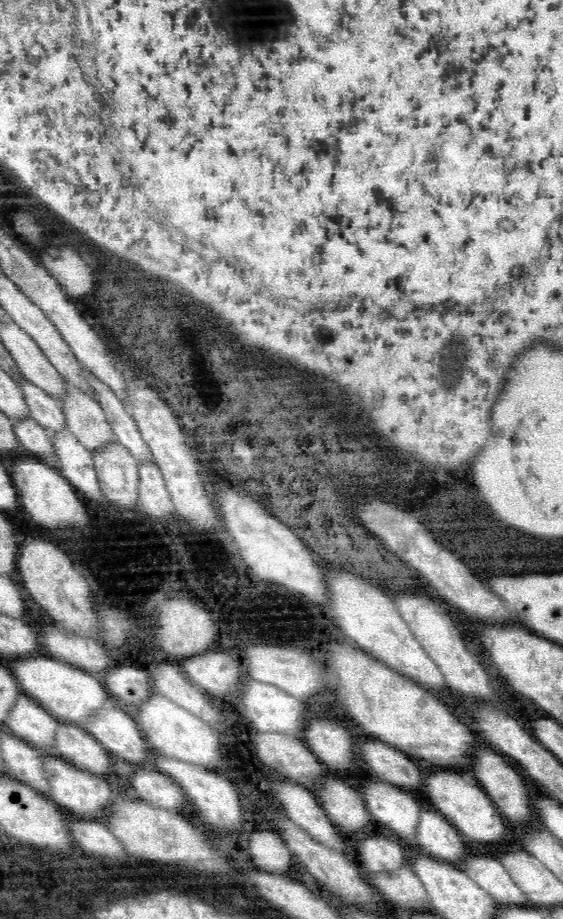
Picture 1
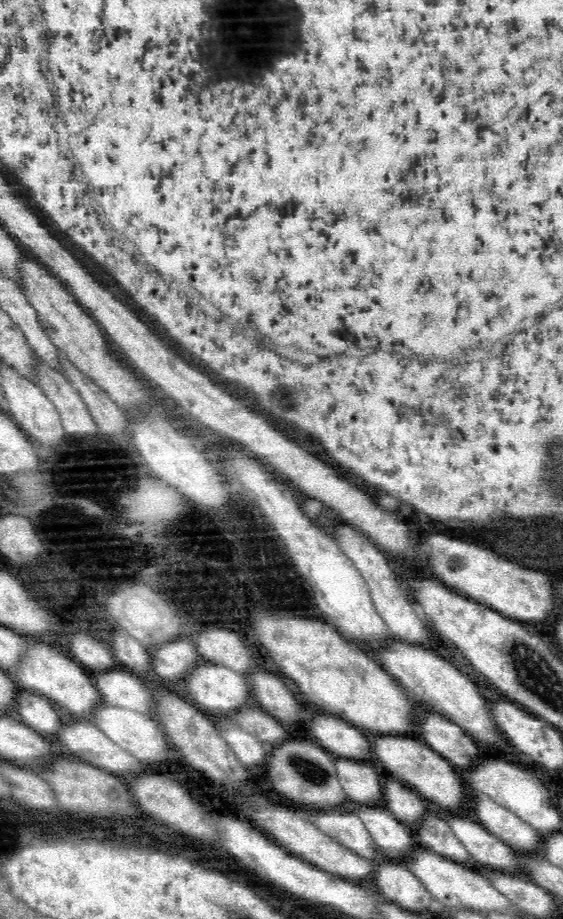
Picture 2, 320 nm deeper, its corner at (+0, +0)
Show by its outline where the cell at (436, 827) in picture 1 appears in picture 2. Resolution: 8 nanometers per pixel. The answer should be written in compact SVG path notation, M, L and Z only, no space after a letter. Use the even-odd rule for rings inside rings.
M386 780L382 784L382 798L388 810L404 824L414 824L426 812L423 797L396 780Z

